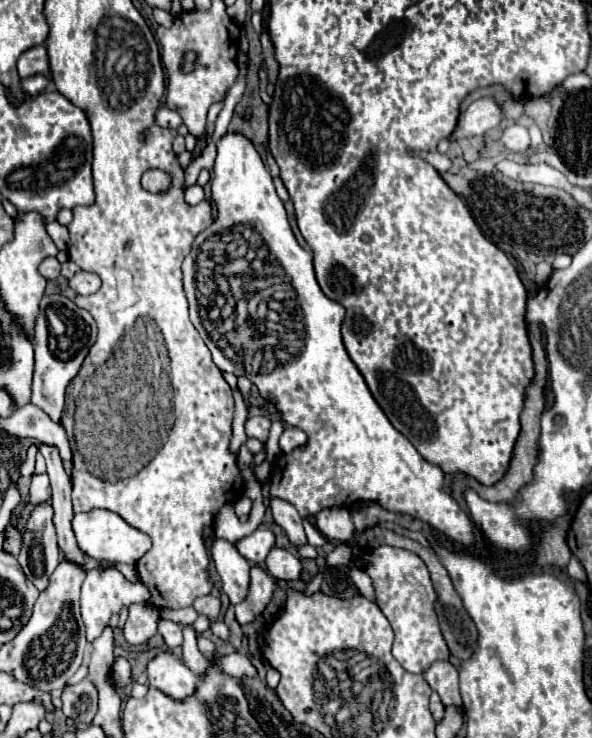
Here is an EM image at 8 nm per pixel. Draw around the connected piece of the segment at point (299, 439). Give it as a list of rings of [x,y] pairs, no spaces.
[[[285,427],[281,439],[279,439],[279,447],[283,449],[283,453],[293,451],[295,447],[303,445],[307,441],[307,435],[303,435],[303,431],[295,429],[295,427]]]

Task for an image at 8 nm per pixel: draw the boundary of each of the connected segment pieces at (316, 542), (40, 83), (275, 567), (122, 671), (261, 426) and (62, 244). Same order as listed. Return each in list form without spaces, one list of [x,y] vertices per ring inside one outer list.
[[[303,521],[303,527],[305,527],[305,535],[307,535],[307,543],[313,545],[313,547],[321,547],[327,543],[327,537],[311,523],[311,521]]]
[[[35,73],[35,75],[27,77],[27,79],[23,79],[21,83],[23,83],[23,89],[25,89],[31,97],[35,97],[35,95],[39,95],[41,91],[45,91],[45,87],[49,85],[49,77],[43,75],[43,73]]]
[[[273,547],[269,551],[265,565],[275,579],[293,581],[293,579],[299,579],[299,573],[301,573],[301,563],[299,563],[297,555],[293,551],[287,551],[281,547]]]
[[[115,657],[111,663],[111,681],[117,691],[125,689],[131,683],[131,665],[125,657]]]
[[[249,417],[245,423],[245,433],[247,437],[257,437],[259,441],[267,441],[269,427],[271,427],[271,421],[267,417]]]
[[[49,221],[47,223],[47,233],[53,239],[53,243],[57,245],[57,249],[65,251],[67,249],[67,241],[69,241],[69,231],[65,225],[61,225],[59,221]]]

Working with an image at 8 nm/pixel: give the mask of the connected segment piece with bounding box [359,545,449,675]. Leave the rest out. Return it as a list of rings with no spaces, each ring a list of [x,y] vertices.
[[[381,545],[375,549],[363,549],[359,553],[359,561],[363,565],[363,571],[373,581],[379,609],[385,613],[385,617],[389,619],[395,631],[393,657],[403,665],[403,669],[407,669],[409,673],[421,675],[435,661],[447,661],[449,647],[445,643],[445,637],[441,633],[437,613],[435,613],[439,595],[435,591],[427,565],[419,559],[419,555],[407,549]]]

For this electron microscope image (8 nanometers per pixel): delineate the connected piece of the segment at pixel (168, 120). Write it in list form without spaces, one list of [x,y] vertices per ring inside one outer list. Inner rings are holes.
[[[161,107],[155,115],[155,121],[161,125],[161,127],[169,127],[169,129],[177,129],[181,125],[181,117],[177,111],[171,111],[167,107]]]

